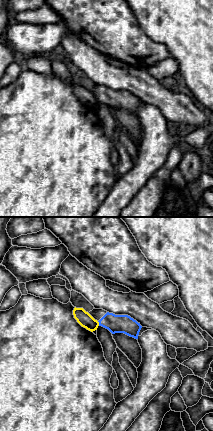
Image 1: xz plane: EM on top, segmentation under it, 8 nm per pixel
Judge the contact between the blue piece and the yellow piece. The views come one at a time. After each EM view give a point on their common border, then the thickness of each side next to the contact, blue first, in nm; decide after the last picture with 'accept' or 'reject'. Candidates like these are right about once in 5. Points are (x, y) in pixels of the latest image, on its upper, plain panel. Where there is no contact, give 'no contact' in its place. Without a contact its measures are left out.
(99, 99) | 150/110 nm

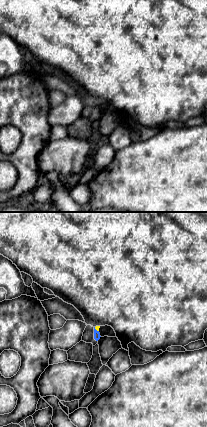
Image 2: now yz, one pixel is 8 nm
(95, 105) | 50/30 nm

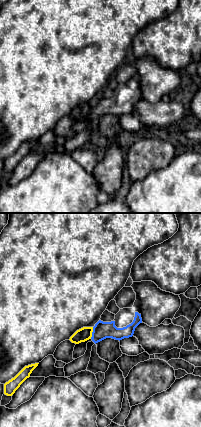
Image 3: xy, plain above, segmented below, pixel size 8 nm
(92, 109) | 140/110 nm

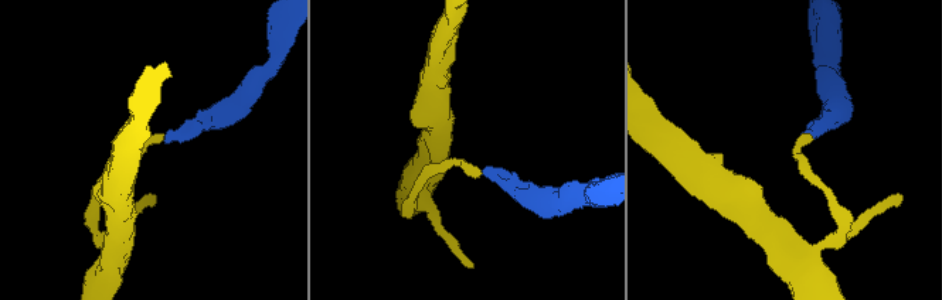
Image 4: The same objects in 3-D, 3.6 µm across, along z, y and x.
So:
reject

